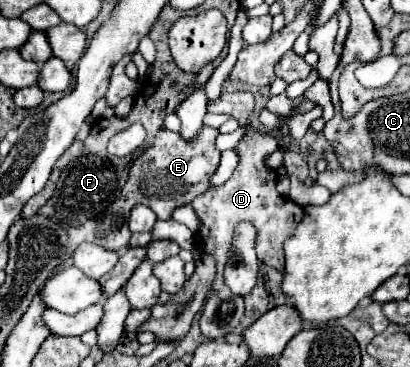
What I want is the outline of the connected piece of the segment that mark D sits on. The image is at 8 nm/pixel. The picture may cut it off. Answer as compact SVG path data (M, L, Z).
M249 129L245 139L235 149L239 153L239 165L235 167L231 179L221 187L209 189L209 193L205 193L203 197L197 197L197 201L191 203L201 221L201 227L199 227L199 233L195 235L195 239L217 259L217 277L213 283L215 291L221 291L225 287L223 269L225 269L229 249L233 243L235 225L241 221L251 221L257 229L255 249L257 249L259 261L265 265L271 265L275 269L283 269L283 261L285 261L283 243L293 235L295 227L299 225L299 221L305 215L305 209L301 205L293 203L289 197L279 195L279 191L275 189L277 173L273 169L265 167L265 157L271 155L277 147L279 147L279 143L275 137Z

